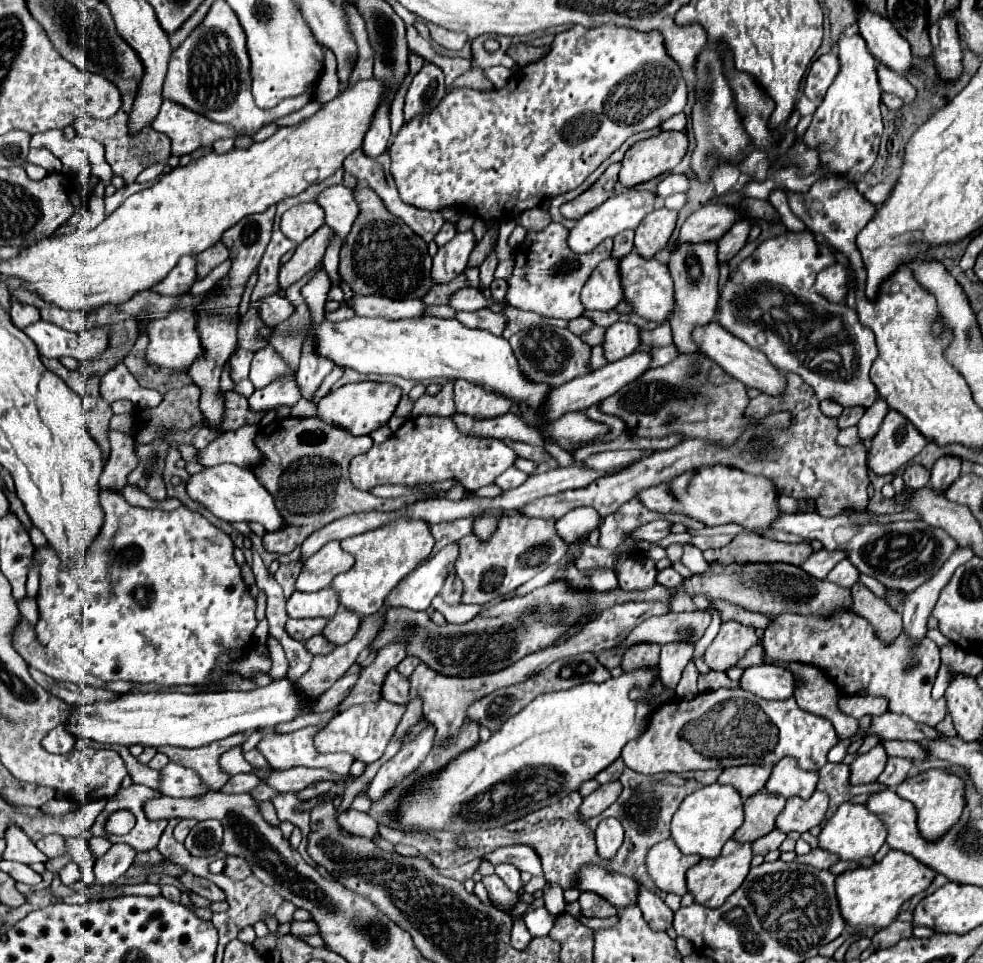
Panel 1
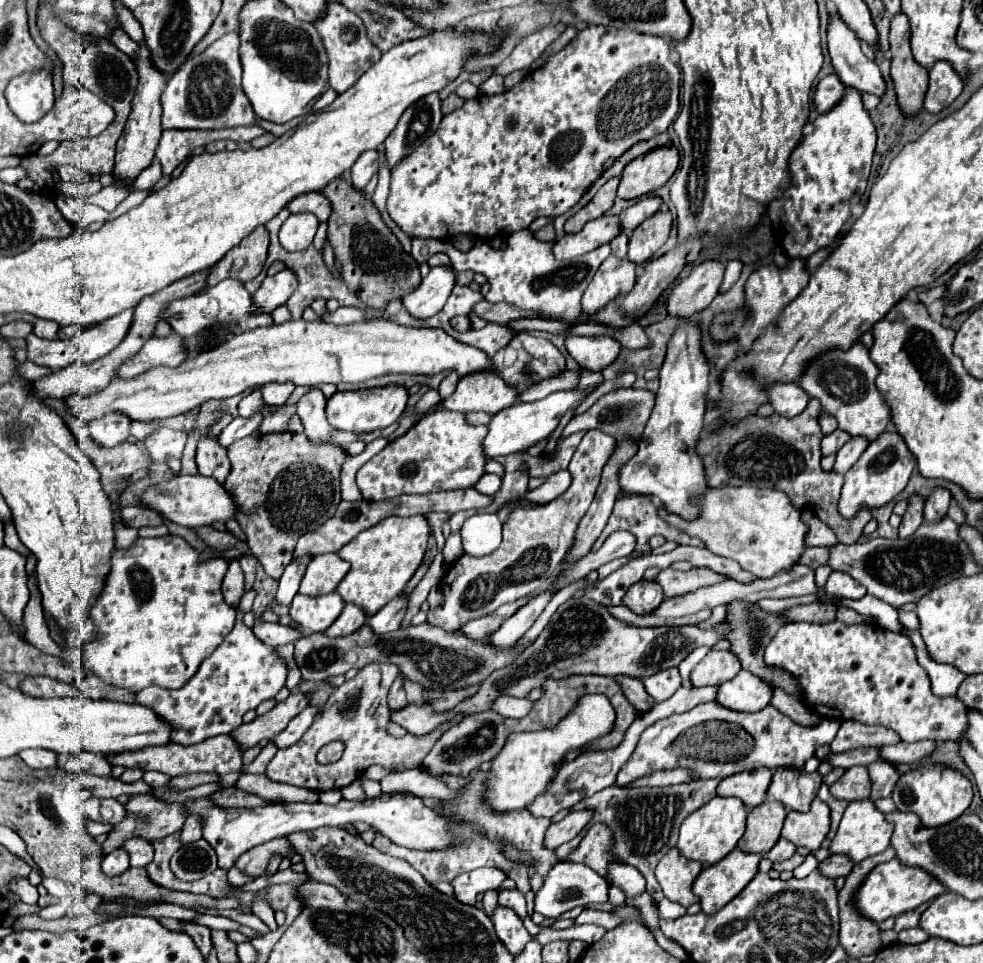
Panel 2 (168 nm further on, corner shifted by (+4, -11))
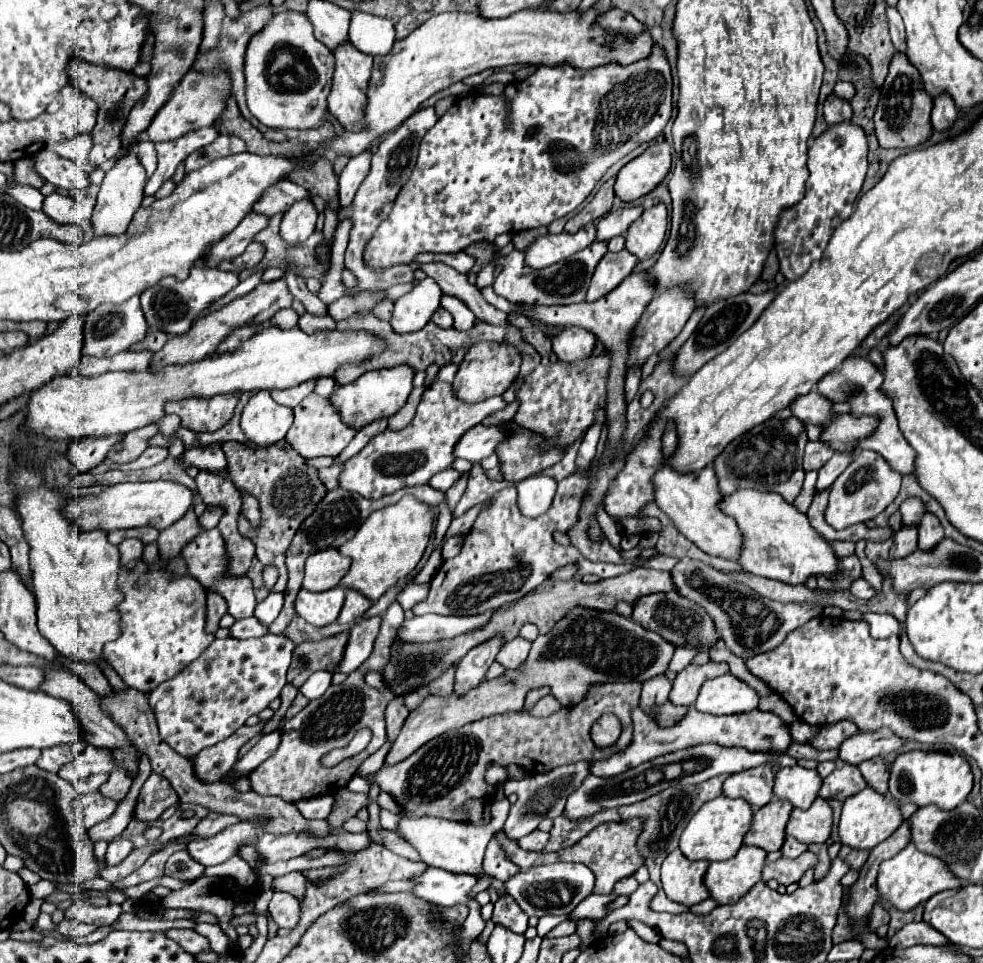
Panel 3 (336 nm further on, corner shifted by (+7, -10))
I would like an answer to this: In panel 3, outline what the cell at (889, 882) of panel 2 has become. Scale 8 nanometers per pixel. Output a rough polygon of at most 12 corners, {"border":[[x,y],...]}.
{"border":[[909,844],[881,864],[877,886],[907,912],[961,880]]}

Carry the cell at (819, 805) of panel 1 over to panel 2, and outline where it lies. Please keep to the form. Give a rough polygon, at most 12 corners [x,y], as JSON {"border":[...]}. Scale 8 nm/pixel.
{"border":[[814,799],[808,813],[790,811],[782,837],[812,852],[830,827],[830,809]]}

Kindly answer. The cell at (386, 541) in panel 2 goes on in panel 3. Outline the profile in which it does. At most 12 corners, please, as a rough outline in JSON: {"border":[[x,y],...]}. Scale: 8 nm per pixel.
{"border":[[413,496],[339,548],[341,584],[377,602],[415,570],[435,514]]}

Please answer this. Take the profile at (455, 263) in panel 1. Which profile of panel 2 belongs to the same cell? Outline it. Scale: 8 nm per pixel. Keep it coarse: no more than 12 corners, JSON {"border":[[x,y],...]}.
{"border":[[452,265],[434,267],[402,303],[418,319],[444,307]]}

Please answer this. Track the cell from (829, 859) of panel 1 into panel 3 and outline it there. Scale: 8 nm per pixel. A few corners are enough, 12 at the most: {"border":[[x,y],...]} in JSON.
{"border":[[843,846],[839,858],[851,868],[861,868],[869,858],[869,850]]}

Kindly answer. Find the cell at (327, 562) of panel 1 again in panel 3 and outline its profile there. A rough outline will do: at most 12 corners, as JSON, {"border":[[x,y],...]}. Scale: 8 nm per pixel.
{"border":[[335,548],[307,558],[303,588],[325,592],[347,574],[351,558]]}

